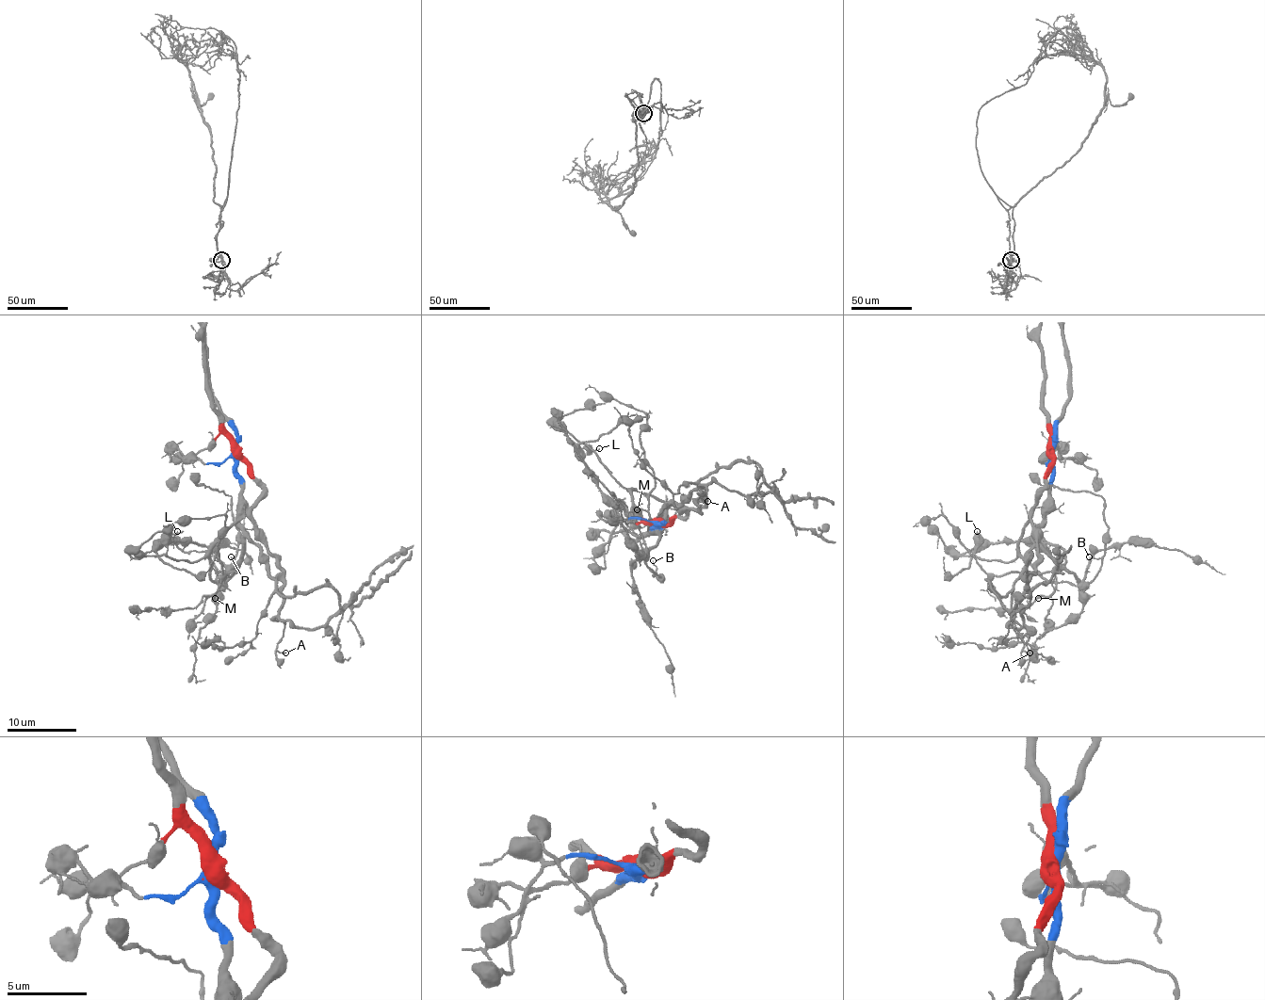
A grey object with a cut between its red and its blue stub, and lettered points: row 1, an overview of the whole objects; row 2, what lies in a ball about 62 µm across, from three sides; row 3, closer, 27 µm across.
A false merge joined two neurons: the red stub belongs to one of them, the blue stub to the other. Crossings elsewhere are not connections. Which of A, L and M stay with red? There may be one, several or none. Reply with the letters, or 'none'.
A, L, M

